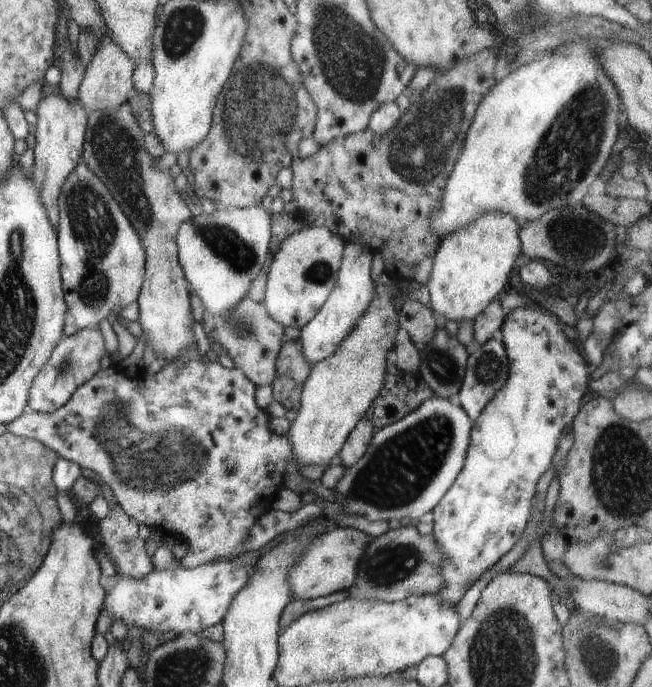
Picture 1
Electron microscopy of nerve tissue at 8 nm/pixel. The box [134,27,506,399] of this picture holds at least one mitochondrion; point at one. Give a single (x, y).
(260, 112)

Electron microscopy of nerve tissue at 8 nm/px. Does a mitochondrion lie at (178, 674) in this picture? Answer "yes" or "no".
yes

